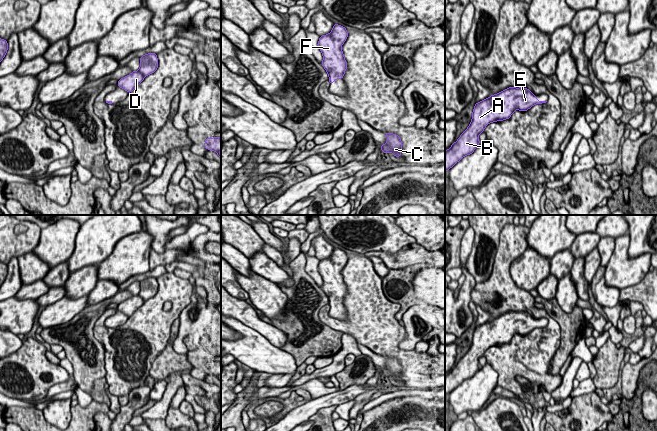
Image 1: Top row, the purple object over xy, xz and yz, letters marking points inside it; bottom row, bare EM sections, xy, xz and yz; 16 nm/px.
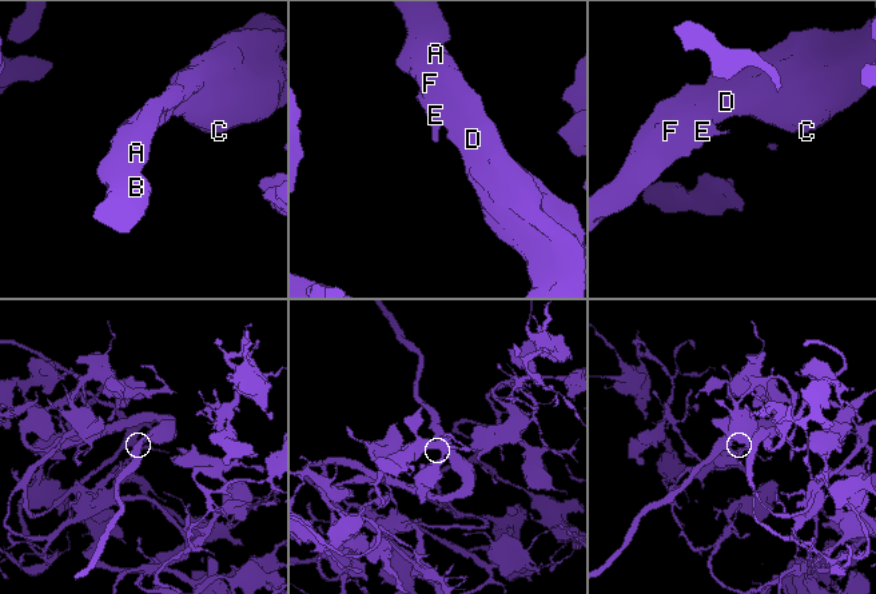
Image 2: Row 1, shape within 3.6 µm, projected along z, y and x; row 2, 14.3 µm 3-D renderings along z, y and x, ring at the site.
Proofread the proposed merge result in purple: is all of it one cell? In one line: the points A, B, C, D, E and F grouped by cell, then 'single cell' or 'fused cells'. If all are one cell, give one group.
groups A B C D E F; single cell

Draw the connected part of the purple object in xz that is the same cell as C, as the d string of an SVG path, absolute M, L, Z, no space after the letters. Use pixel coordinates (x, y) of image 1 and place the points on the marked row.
M386 132L387 143L381 145L381 150L384 153L391 152L394 156L401 156L402 141L396 134Z

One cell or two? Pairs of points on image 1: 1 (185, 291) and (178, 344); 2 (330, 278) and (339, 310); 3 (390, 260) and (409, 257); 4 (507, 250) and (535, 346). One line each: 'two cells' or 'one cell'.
1: two cells
2: one cell
3: one cell
4: one cell

